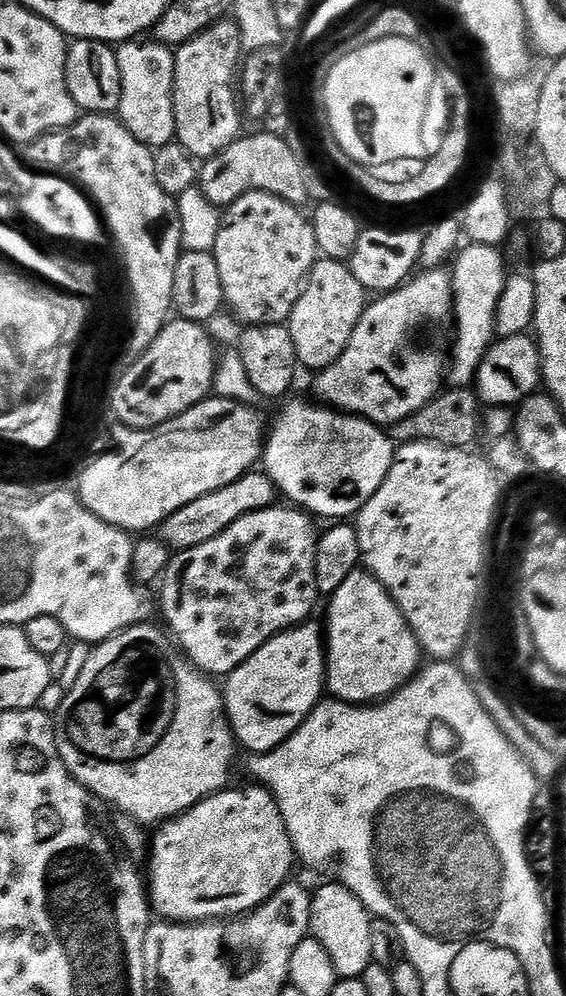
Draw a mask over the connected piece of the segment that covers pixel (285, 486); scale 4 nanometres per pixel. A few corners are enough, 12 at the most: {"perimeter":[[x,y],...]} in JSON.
{"perimeter":[[296,400],[262,468],[313,517],[352,518],[386,482],[381,425]]}

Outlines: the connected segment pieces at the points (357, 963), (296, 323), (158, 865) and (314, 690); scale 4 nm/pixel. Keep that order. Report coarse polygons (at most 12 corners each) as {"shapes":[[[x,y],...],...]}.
{"shapes":[[[346,885],[312,895],[311,939],[337,977],[372,963],[373,915]],[[317,259],[286,327],[297,361],[346,350],[366,290],[343,260]],[[263,786],[221,790],[150,840],[150,908],[206,924],[289,883]],[[279,632],[223,681],[232,735],[273,752],[326,692],[326,636]]]}

